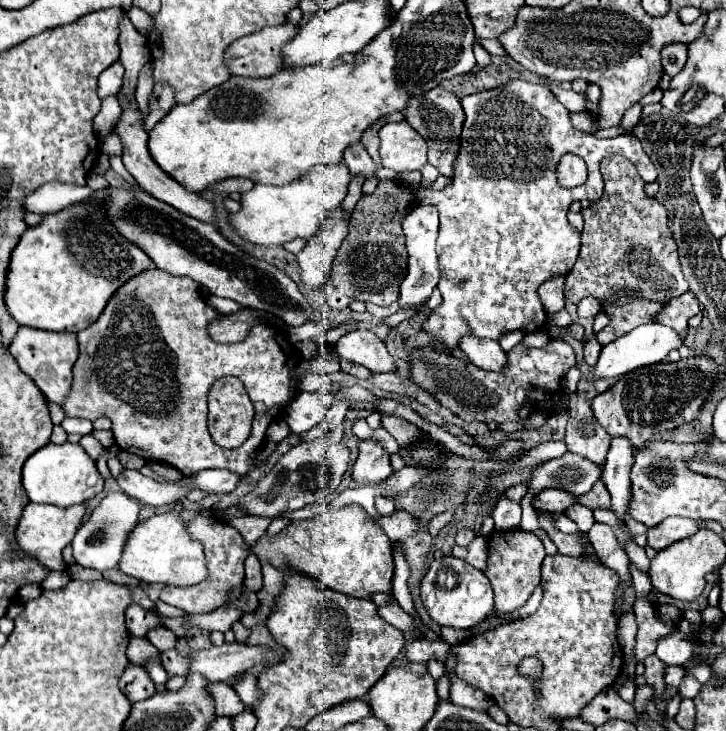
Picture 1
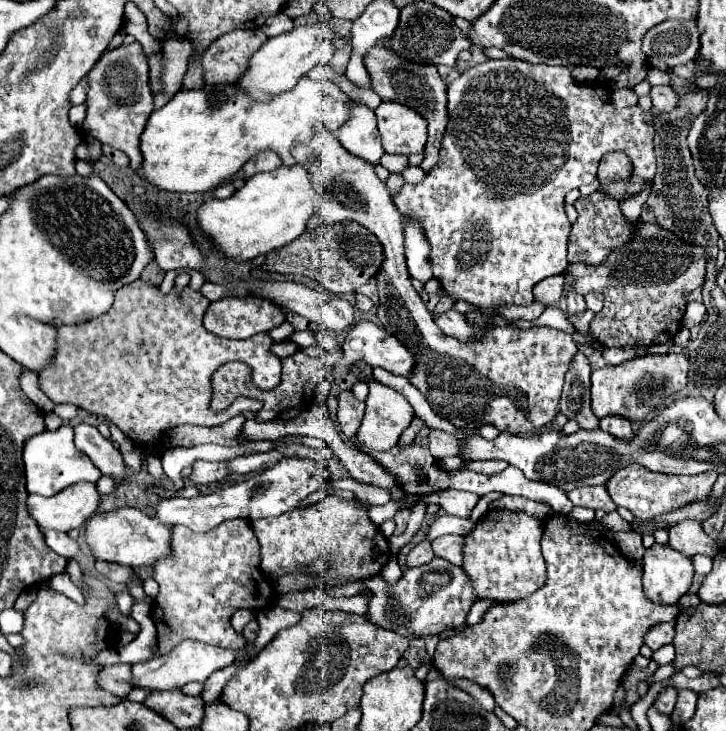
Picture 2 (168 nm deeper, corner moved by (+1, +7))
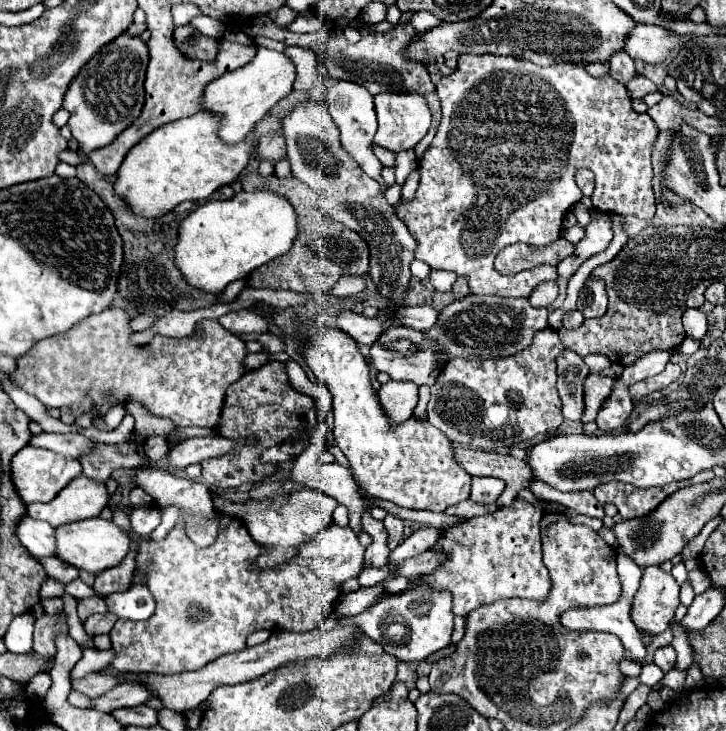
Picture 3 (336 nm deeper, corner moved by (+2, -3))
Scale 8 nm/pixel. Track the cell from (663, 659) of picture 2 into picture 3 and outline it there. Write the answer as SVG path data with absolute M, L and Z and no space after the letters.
M648 663L648 665L644 665L644 669L640 673L640 683L654 687L662 677L664 677L664 673L660 671L660 667L656 667L654 663Z

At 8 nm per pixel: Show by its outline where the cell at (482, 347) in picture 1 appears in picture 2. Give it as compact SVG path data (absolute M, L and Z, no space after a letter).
M449 309L449 311L441 313L441 315L435 315L435 313L433 313L433 319L435 319L435 323L439 325L439 329L441 329L445 335L455 337L455 339L459 339L459 341L475 341L475 339L479 339L479 337L483 335L483 333L477 333L477 331L463 319L463 315L457 313L455 309Z

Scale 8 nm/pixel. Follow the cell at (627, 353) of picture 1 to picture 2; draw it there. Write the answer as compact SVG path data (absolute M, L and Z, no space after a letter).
M607 347L607 349L603 349L603 357L611 363L611 365L619 365L621 361L629 361L629 359L633 359L633 357L641 357L643 353L645 353L645 349L647 347L623 347L623 349L619 349L619 347Z

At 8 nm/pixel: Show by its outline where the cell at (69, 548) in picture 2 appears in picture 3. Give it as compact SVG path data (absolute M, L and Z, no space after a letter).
M24 517L22 523L16 527L16 535L22 541L26 549L38 559L42 557L54 557L56 555L56 537L54 529L46 521L34 521L30 517Z

